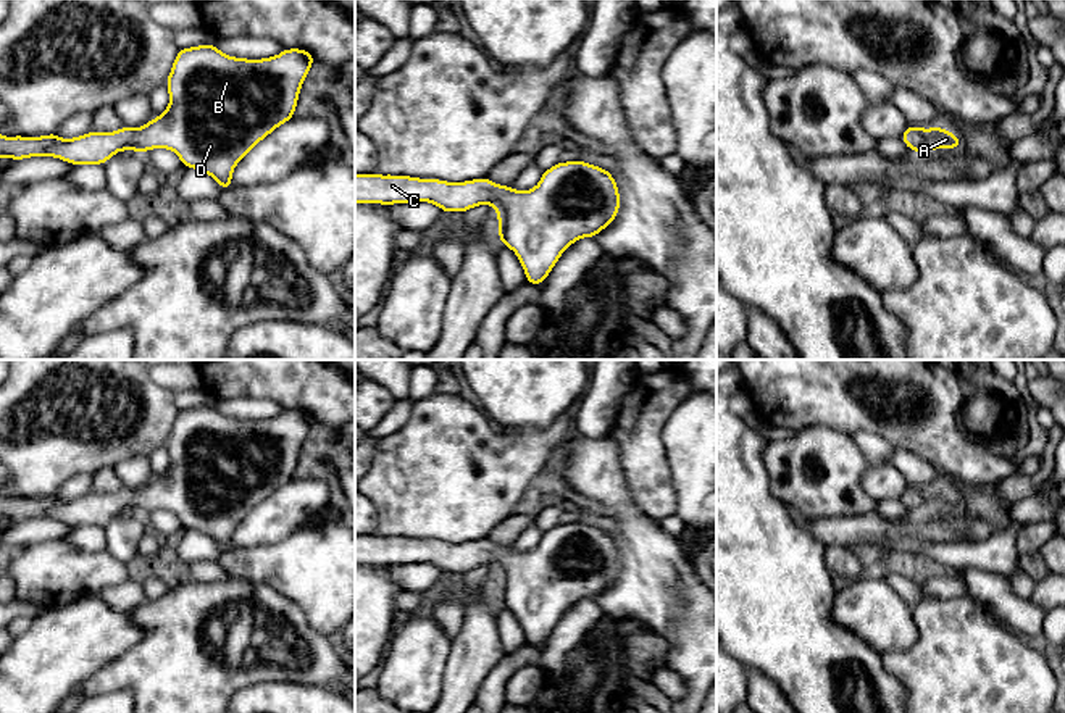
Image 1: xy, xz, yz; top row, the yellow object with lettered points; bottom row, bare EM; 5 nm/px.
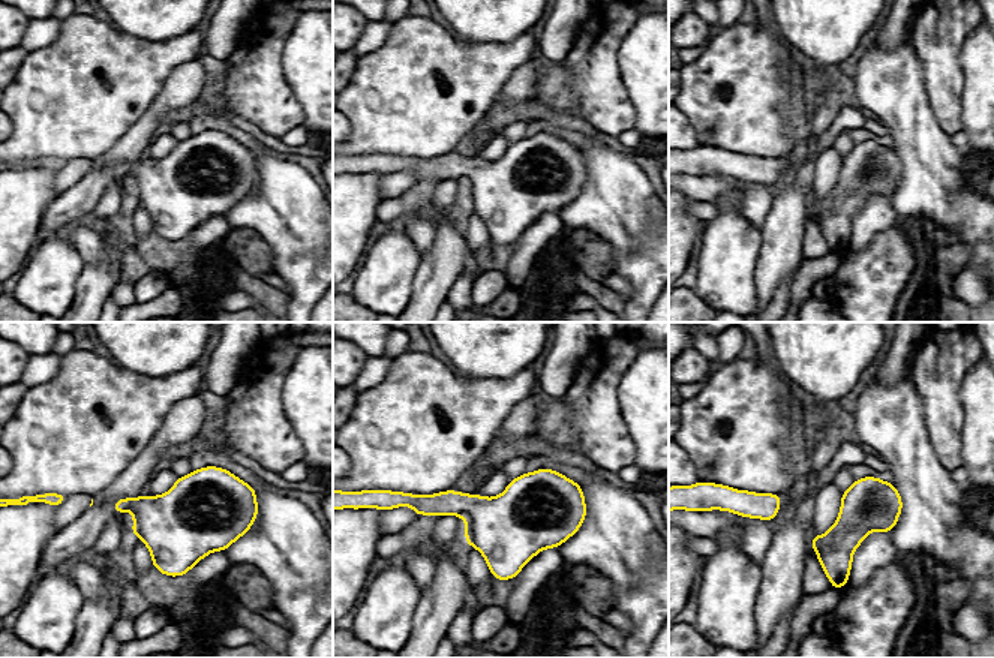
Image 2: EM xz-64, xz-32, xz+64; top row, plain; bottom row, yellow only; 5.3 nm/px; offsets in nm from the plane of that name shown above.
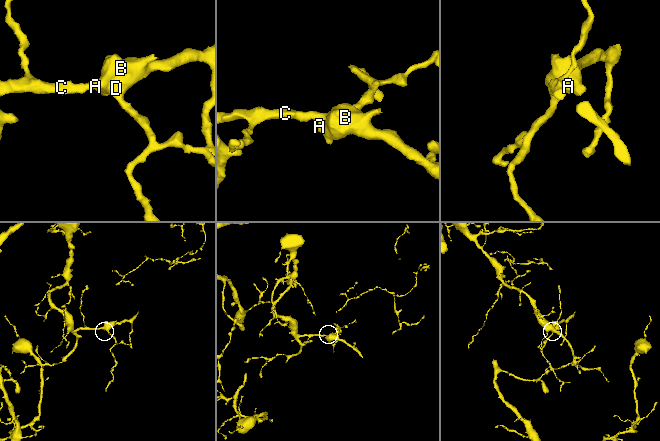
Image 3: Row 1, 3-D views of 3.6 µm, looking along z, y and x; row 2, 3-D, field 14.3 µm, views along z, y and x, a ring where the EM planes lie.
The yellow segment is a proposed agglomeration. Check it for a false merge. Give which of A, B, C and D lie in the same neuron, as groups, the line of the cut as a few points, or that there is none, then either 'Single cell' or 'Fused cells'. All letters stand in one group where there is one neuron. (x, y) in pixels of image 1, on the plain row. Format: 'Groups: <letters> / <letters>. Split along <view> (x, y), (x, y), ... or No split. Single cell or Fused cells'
Groups: A B C D. No split. Single cell

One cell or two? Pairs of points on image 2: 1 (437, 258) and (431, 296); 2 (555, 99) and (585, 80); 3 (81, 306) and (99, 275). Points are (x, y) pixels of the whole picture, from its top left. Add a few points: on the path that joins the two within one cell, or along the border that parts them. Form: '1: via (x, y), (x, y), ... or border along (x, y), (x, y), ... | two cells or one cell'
1: via (437, 267), (431, 287) | one cell
2: border along (564, 62), (570, 69), (570, 87), (582, 117) | two cells
3: via (89, 299), (96, 282) | one cell

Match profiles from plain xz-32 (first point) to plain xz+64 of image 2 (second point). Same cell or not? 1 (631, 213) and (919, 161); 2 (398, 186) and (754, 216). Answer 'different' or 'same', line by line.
1: same
2: different

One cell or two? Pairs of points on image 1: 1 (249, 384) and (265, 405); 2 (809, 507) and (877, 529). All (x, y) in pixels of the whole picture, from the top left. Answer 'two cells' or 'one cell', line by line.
1: two cells
2: two cells

